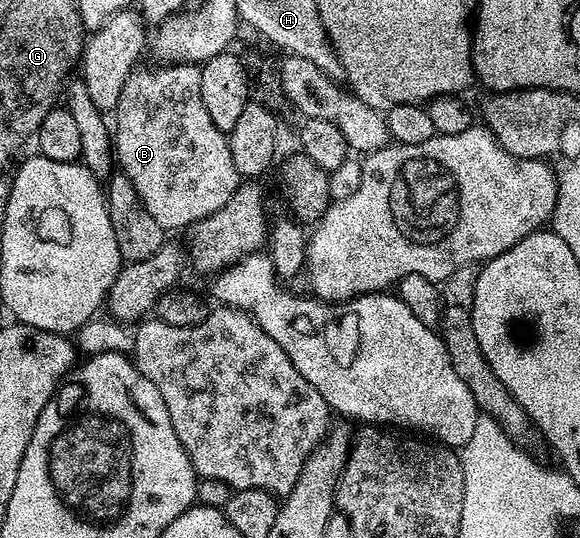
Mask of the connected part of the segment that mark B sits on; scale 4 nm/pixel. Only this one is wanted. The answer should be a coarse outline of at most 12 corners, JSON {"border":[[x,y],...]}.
{"border":[[193,63],[136,69],[113,112],[121,173],[164,232],[240,187]]}

